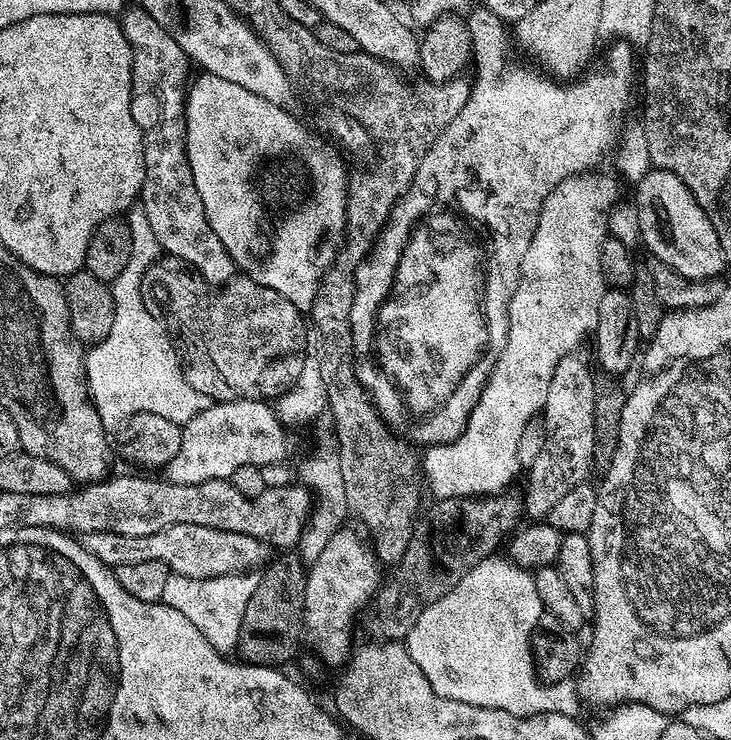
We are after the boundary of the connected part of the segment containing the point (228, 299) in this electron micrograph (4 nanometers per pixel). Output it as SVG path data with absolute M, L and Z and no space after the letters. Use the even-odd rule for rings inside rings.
M165 255L163 258L152 264L144 275L144 281L140 287L142 290L142 298L144 305L152 309L153 313L161 314L164 312L163 319L166 321L166 327L174 337L175 347L178 349L178 355L182 361L184 376L190 382L190 386L194 386L194 390L198 390L207 396L209 401L219 402L222 400L263 400L265 402L275 401L276 397L282 395L291 384L298 382L300 370L304 366L304 358L306 355L306 345L309 343L310 328L306 323L306 316L301 309L294 306L294 302L290 302L290 298L286 298L282 294L278 294L278 290L270 290L266 286L262 286L258 282L248 279L247 276L240 274L228 281L226 284L214 285L208 284L196 272L192 271L184 261L178 259L177 256Z

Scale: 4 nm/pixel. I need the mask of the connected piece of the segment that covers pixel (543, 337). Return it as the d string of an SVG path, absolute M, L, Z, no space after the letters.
M600 170L579 172L577 176L571 176L563 180L546 198L544 209L540 212L540 224L534 230L532 245L530 246L530 250L526 250L526 258L522 262L522 268L524 270L522 278L517 280L512 301L508 303L508 341L502 350L502 354L498 358L498 362L494 366L494 370L488 375L488 381L482 390L482 394L478 398L478 402L466 422L466 430L462 430L462 434L458 434L458 438L454 438L448 444L433 444L423 449L422 472L426 477L427 491L429 488L434 494L433 497L471 496L473 498L492 498L497 494L503 493L500 491L515 478L516 472L519 473L521 471L521 466L518 462L518 438L522 438L522 430L526 430L526 422L533 420L537 413L543 409L544 403L546 402L546 390L550 386L550 378L554 374L558 362L562 362L562 358L566 358L571 352L577 351L577 349L581 347L579 344L582 343L587 336L589 339L590 333L596 327L598 298L606 291L606 281L602 268L602 250L605 240L607 240L608 237L612 237L622 242L622 245L631 250L636 248L635 244L639 245L641 243L640 227L638 226L638 210L636 209L635 203L633 203L631 199L628 199L622 201L621 204L616 204L616 180L612 176L603 176L602 173L603 171Z

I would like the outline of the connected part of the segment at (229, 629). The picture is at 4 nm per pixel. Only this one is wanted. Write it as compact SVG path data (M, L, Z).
M254 572L220 575L218 578L210 579L188 579L185 576L170 574L163 590L163 603L176 608L189 618L210 646L228 654L239 645L242 617L251 595L257 589L258 580L259 575Z

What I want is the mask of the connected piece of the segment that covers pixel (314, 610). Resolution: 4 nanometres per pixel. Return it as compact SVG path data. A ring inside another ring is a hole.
M355 527L352 528L339 528L323 548L318 560L307 565L304 599L306 644L313 648L311 651L316 659L332 668L347 662L352 652L352 623L355 620L357 623L362 609L375 596L382 583L382 565L371 543Z

